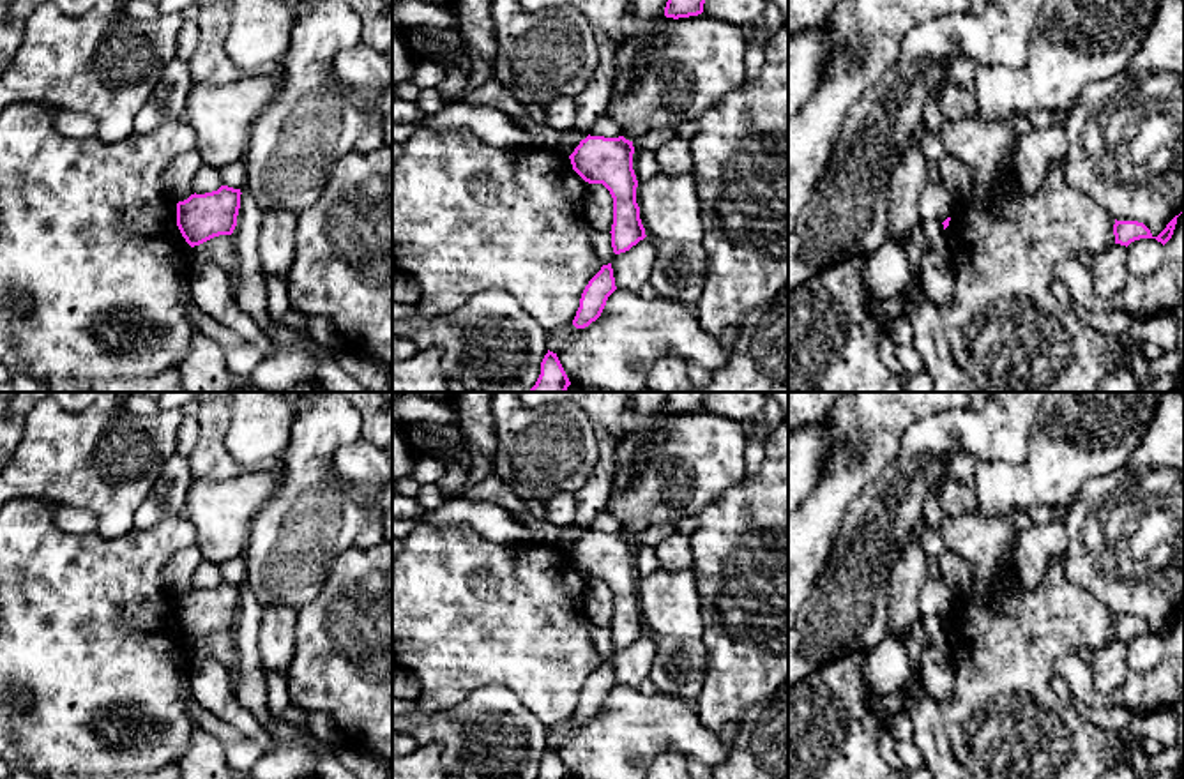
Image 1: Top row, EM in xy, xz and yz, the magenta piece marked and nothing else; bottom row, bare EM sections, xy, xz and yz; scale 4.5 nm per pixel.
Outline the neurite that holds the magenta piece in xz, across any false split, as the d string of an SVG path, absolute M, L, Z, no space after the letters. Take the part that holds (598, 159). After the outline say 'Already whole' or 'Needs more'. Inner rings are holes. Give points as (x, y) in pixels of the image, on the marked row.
M587 136L569 155L573 170L588 184L603 184L613 198L611 247L615 254L643 240L645 228L636 203L633 141L624 136Z. Already whole

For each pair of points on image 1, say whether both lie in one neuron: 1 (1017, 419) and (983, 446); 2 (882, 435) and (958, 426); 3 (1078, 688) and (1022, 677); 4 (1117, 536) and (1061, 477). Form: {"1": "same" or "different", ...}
{"1": "same", "2": "different", "3": "different", "4": "different"}

